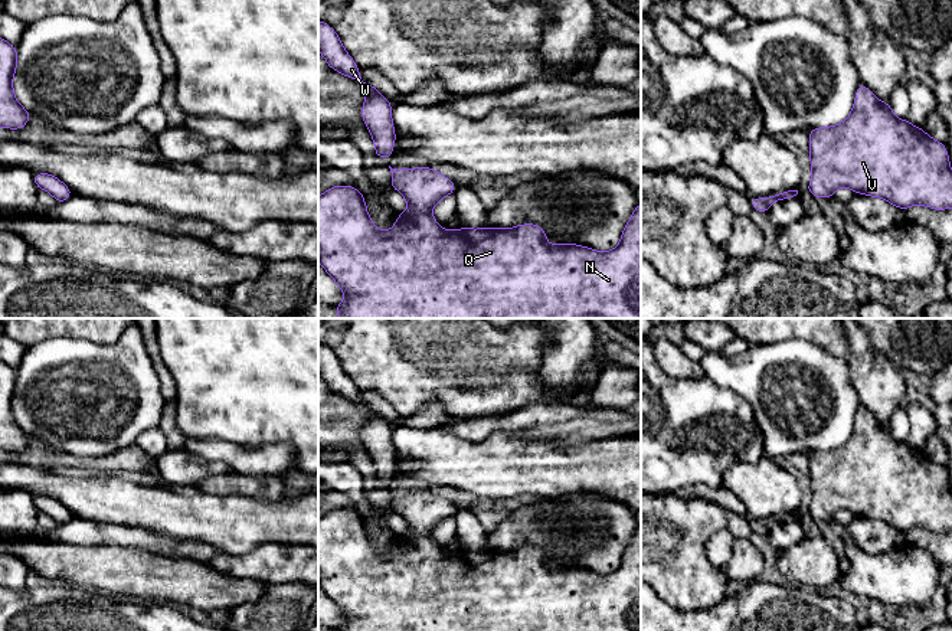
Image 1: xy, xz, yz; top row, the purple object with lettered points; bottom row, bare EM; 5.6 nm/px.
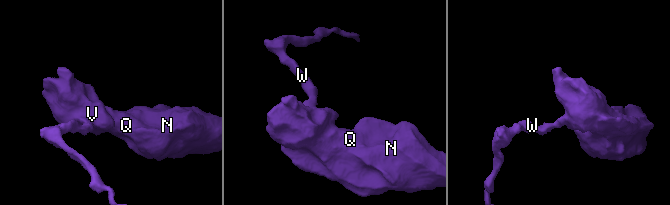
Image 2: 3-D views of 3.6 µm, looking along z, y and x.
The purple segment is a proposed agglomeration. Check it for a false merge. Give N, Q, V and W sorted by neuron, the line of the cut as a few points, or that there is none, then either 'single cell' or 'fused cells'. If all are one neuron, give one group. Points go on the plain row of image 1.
N Q V W | no cut | single cell

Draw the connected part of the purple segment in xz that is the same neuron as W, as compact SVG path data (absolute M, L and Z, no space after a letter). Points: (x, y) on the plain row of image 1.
M318 343L318 373L331 392L354 402L366 412L362 441L373 460L376 470L373 478L390 481L396 464L396 455L392 445L392 425L387 424L370 405L360 399L360 389L346 375L338 357L331 349L321 343Z

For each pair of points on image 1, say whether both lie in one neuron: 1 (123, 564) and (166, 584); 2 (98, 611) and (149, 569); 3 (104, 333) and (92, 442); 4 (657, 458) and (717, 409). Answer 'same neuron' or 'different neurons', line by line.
1: same neuron
2: different neurons
3: different neurons
4: same neuron

